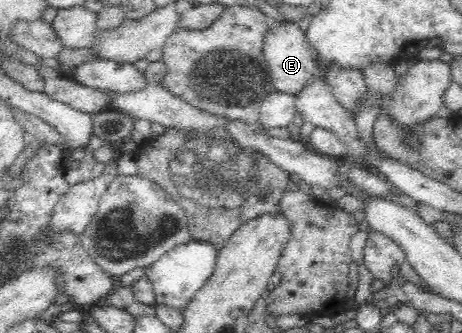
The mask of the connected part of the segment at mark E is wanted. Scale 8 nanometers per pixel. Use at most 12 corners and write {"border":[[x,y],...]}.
{"border":[[273,22],[263,54],[277,91],[297,95],[316,72],[297,22]]}

